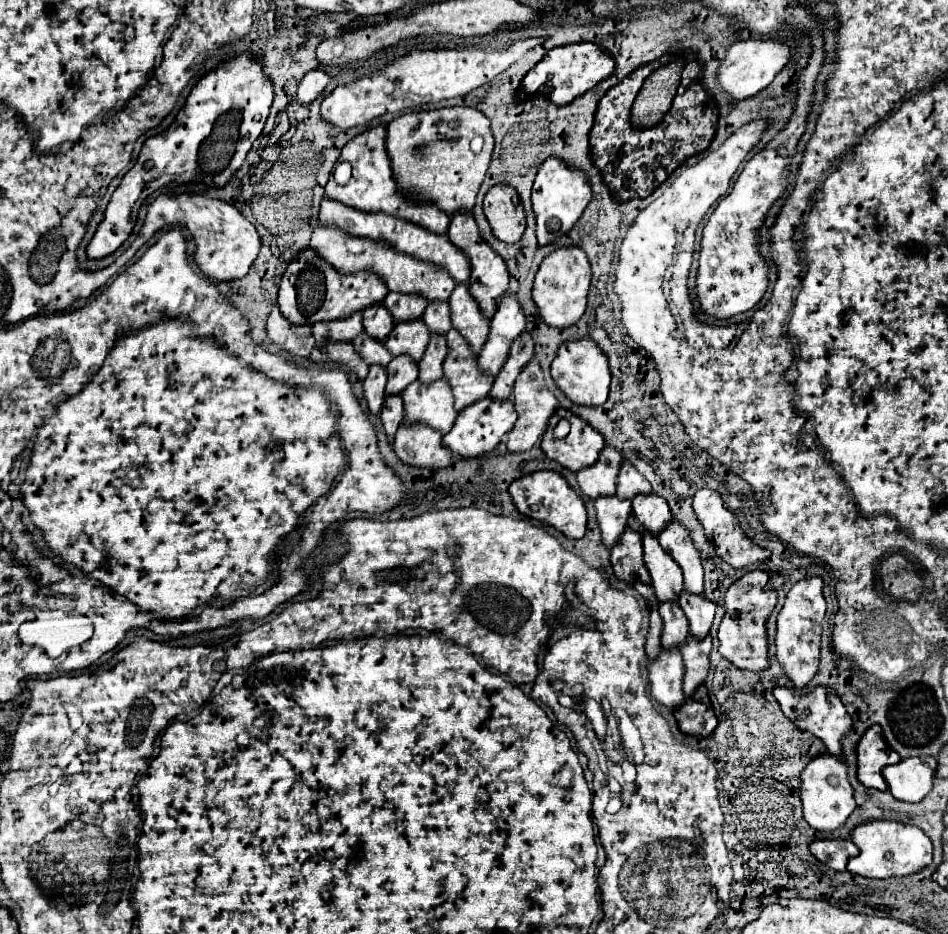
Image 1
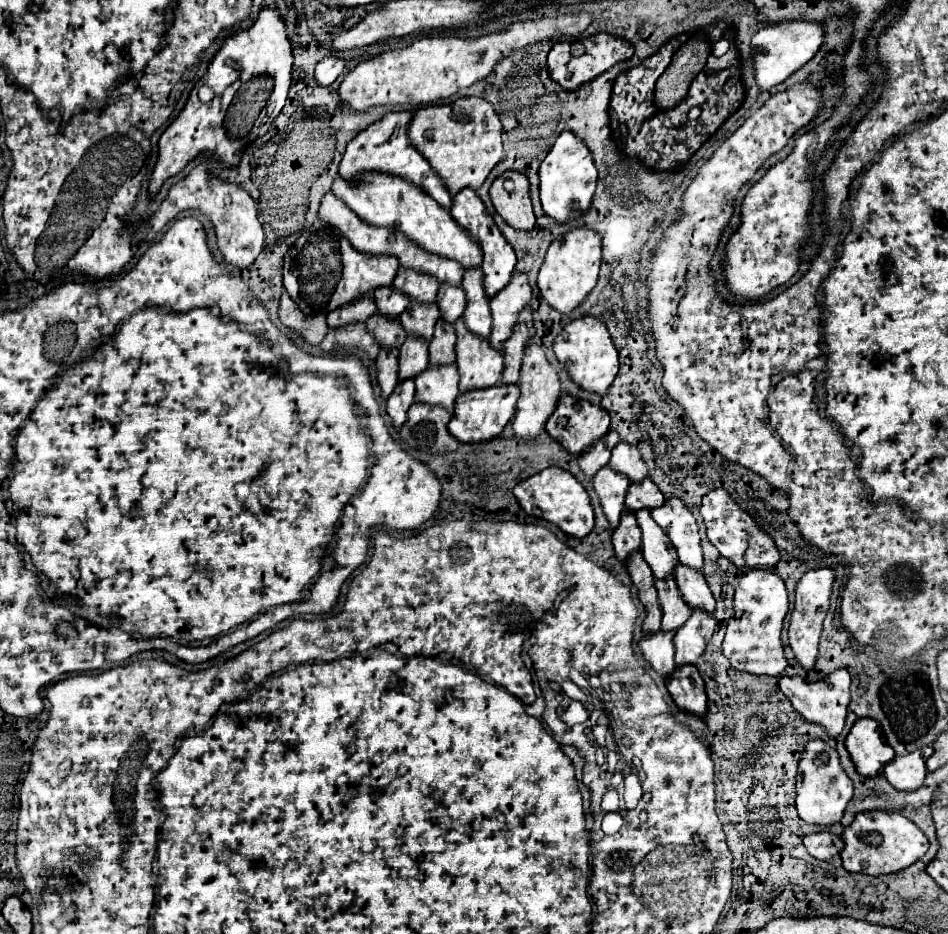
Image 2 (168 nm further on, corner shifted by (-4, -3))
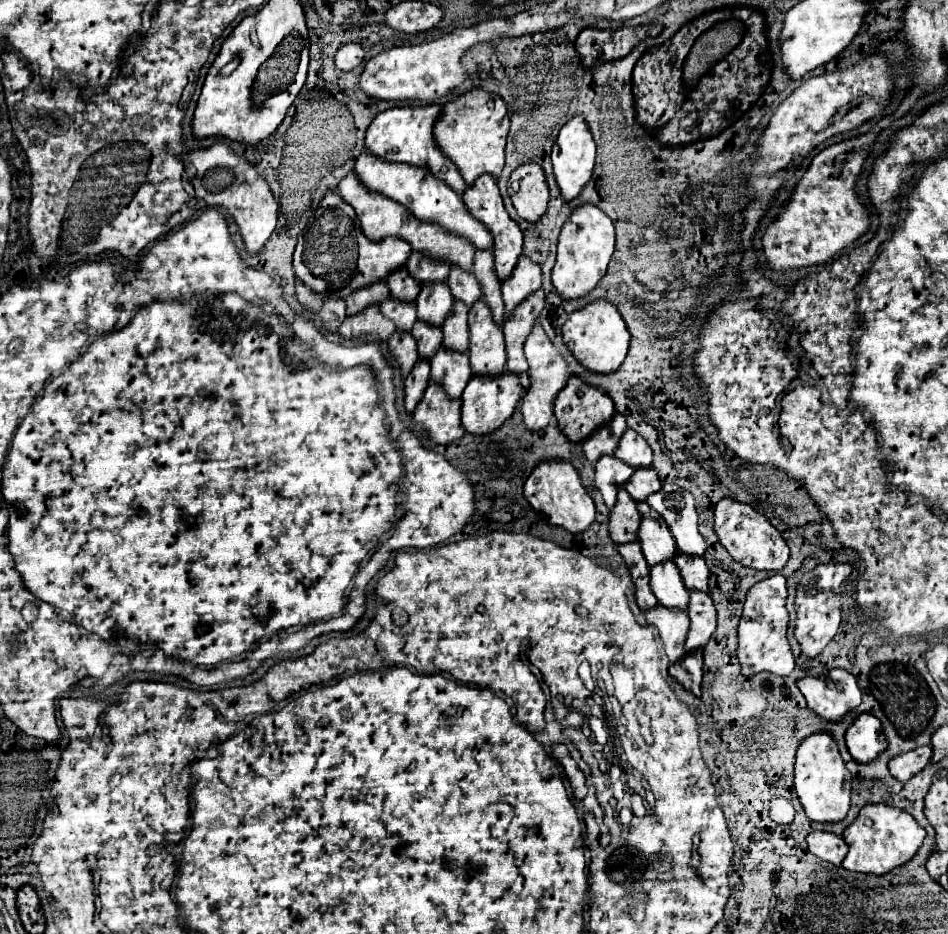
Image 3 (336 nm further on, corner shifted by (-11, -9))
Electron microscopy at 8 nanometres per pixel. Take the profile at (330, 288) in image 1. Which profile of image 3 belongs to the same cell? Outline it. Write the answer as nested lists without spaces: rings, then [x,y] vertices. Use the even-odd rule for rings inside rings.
[[[327,191],[319,207],[313,211],[309,225],[299,233],[293,255],[293,269],[297,279],[301,279],[319,295],[347,297],[361,287],[383,281],[389,273],[403,267],[409,253],[411,247],[407,247],[403,239],[381,239],[379,243],[371,243],[371,239],[359,231],[359,221],[353,207],[343,203],[339,193]]]

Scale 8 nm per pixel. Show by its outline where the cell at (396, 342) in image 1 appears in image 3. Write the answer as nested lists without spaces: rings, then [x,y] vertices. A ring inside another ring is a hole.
[[[427,283],[427,287],[421,287],[421,293],[417,295],[417,317],[421,321],[441,325],[451,311],[453,295],[447,287],[447,283]]]

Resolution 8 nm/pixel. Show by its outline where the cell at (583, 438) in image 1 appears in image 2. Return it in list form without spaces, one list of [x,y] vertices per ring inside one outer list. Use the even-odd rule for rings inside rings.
[[[566,395],[560,397],[556,411],[546,423],[546,431],[570,455],[580,455],[588,449],[588,445],[594,445],[600,437],[604,437],[604,433],[608,433],[608,425],[610,417],[602,407],[594,407],[588,401]],[[558,417],[566,417],[568,427],[560,427]]]

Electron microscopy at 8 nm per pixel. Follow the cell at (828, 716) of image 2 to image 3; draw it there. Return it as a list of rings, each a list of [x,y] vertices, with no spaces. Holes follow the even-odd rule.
[[[831,669],[819,677],[803,677],[797,687],[807,699],[807,707],[827,721],[839,721],[849,709],[861,703],[857,679],[845,669]]]

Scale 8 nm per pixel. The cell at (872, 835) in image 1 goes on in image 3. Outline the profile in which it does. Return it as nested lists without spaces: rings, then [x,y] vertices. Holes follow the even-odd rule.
[[[871,803],[859,811],[857,819],[845,829],[843,839],[849,845],[849,853],[841,863],[847,871],[883,875],[907,863],[917,853],[919,845],[925,839],[925,829],[907,811],[895,809],[885,803]]]

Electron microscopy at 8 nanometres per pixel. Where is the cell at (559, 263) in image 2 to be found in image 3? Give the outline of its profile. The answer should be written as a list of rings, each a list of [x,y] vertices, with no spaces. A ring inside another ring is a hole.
[[[585,203],[577,207],[571,217],[565,221],[559,245],[557,245],[557,263],[553,267],[553,285],[563,299],[577,299],[587,295],[599,279],[605,275],[611,255],[615,251],[615,227],[611,217],[607,217],[597,205]]]

